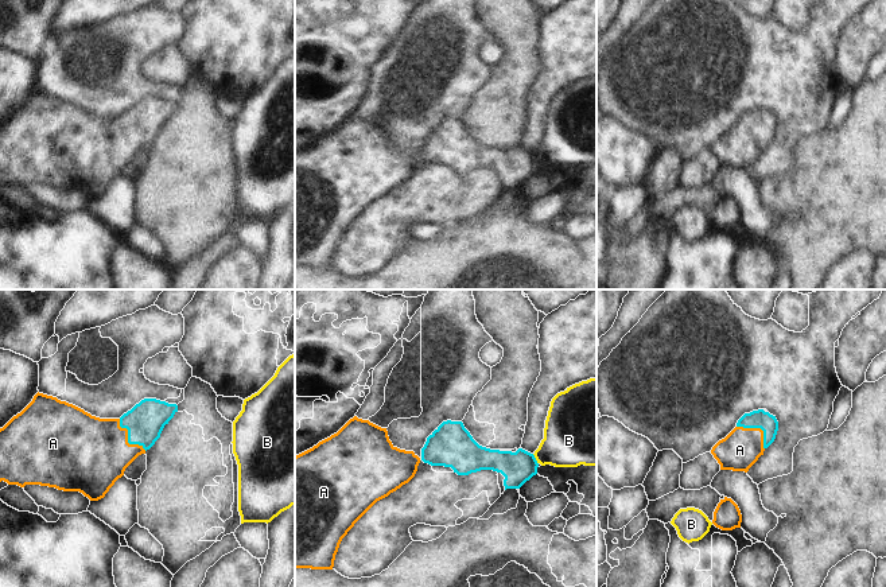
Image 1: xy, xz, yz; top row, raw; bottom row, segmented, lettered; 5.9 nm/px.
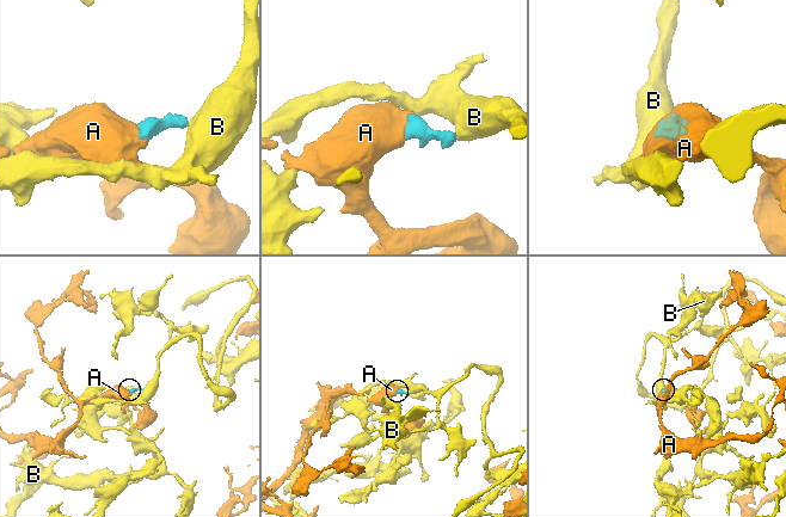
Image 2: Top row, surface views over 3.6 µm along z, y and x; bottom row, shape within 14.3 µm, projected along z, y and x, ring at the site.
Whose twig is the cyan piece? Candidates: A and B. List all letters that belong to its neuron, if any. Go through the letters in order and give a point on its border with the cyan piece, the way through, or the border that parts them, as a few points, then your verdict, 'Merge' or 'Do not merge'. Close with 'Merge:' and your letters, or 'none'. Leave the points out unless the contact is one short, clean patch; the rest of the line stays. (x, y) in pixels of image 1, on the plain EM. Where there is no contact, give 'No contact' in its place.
A: Touches cyan at xy (128, 136). Path across: xy (146, 119), (128, 136), (94, 148), (90, 152). Merge
B: Touches cyan at xz (535, 158). Boundary: xz (532, 152), (537, 162). Do not merge
Merge: A

